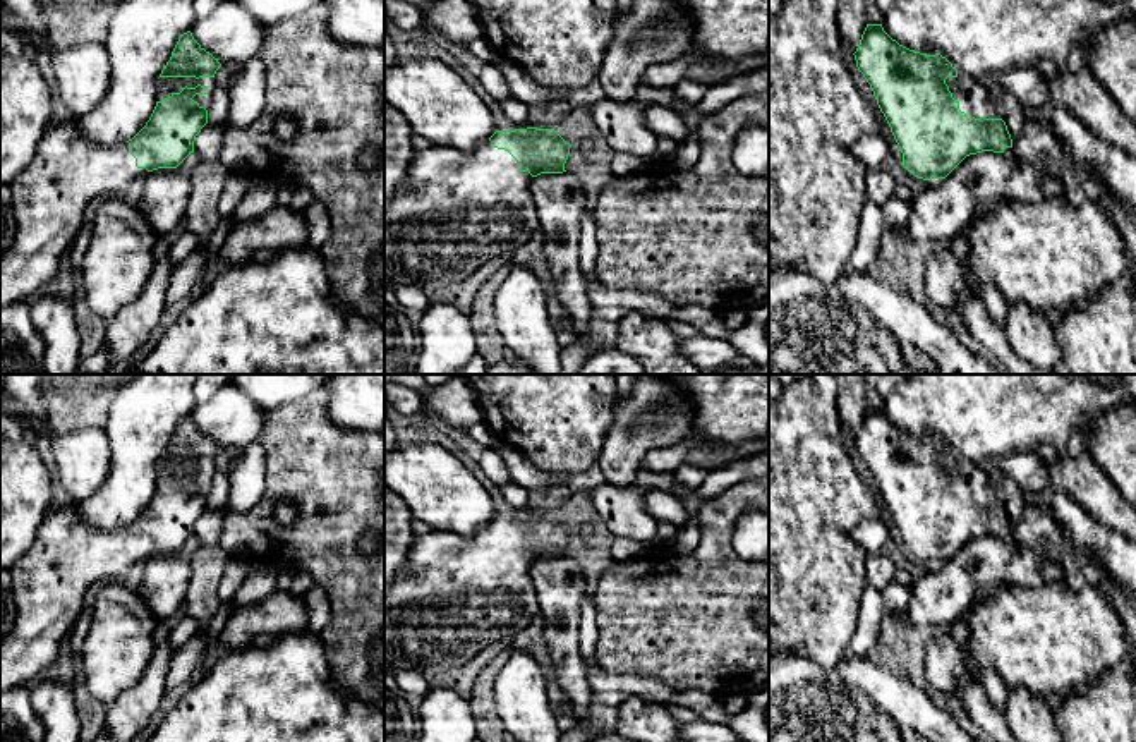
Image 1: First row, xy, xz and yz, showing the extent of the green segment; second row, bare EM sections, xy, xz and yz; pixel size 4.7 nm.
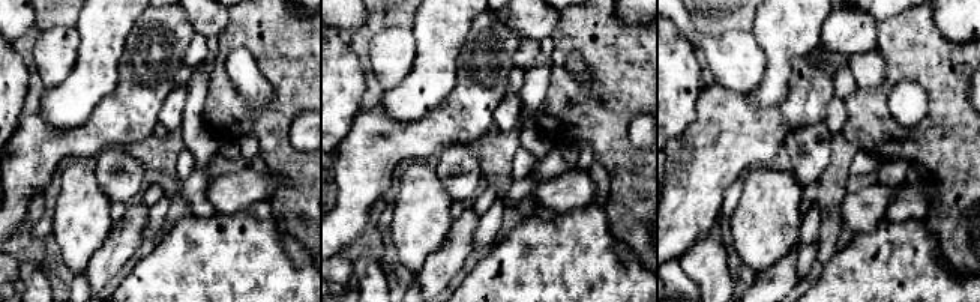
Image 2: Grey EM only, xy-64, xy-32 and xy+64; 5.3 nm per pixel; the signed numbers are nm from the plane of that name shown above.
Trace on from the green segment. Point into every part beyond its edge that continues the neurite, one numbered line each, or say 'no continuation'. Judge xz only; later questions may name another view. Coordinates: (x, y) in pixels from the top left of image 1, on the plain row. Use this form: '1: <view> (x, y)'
1: xz (455, 595)

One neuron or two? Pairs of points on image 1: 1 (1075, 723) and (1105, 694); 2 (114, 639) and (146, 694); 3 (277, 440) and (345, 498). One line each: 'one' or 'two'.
1: one
2: two
3: one

